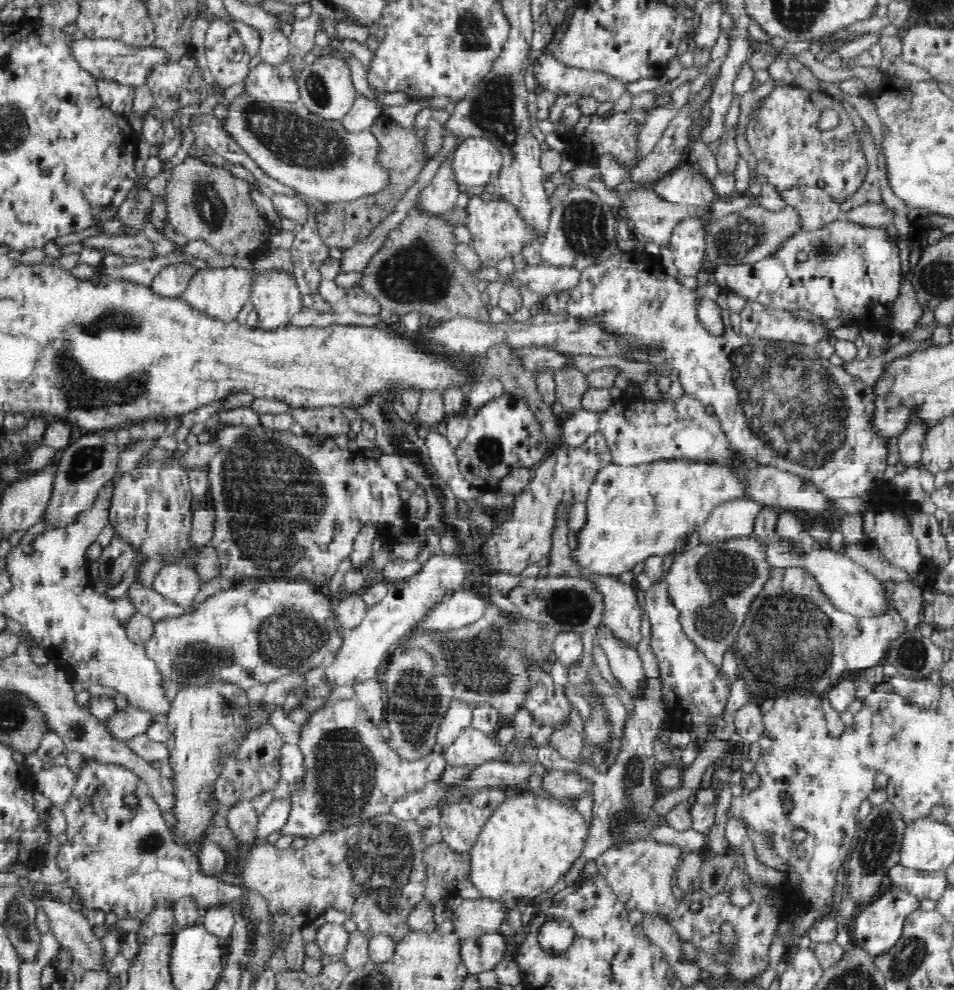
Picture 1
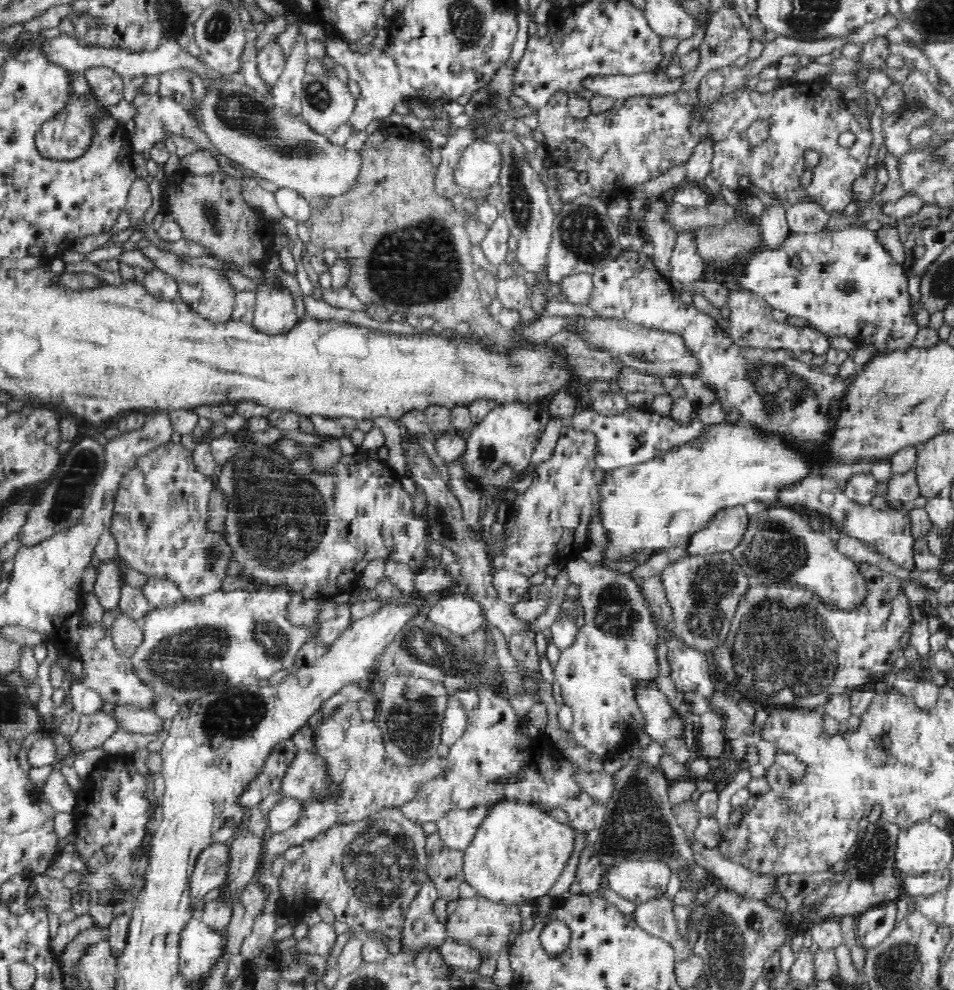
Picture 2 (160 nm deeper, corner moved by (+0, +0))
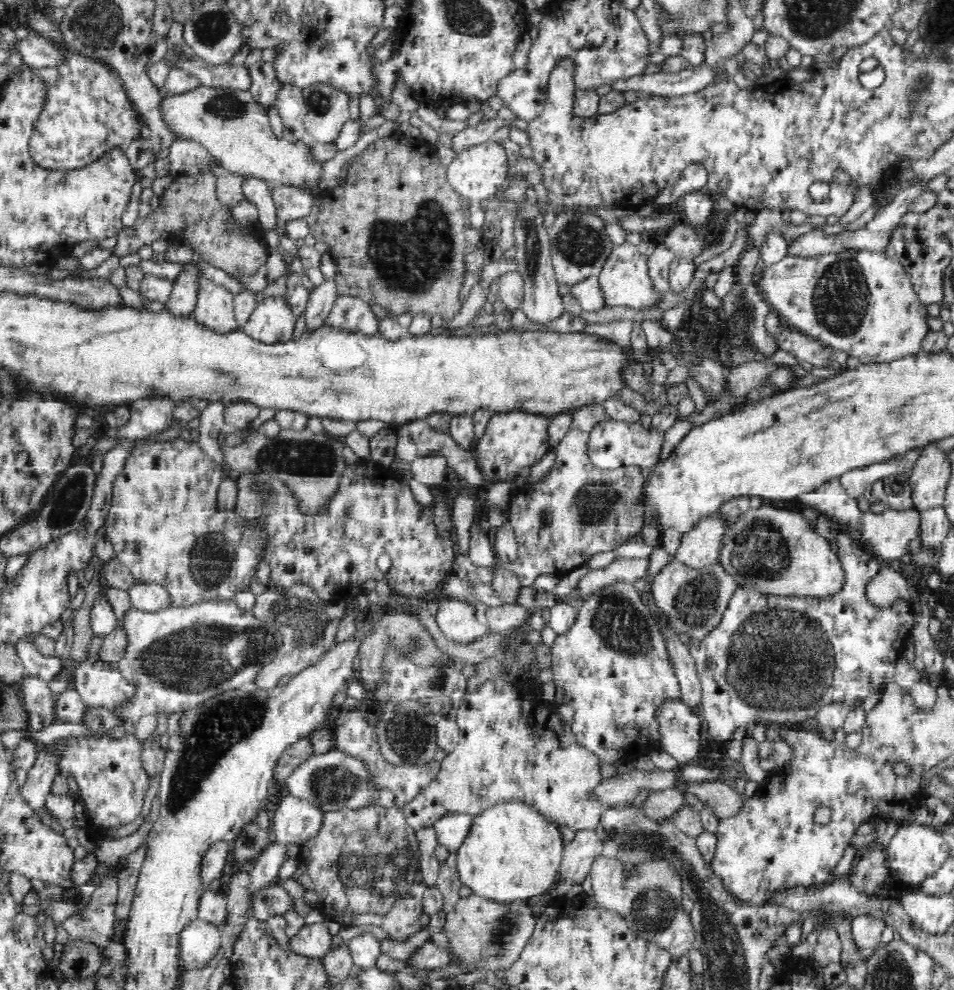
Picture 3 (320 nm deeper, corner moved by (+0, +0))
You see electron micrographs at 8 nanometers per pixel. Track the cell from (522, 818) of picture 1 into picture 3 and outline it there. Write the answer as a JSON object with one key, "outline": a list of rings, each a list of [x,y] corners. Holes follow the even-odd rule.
{"outline":[[[506,801],[492,805],[475,816],[470,834],[464,840],[464,845],[456,852],[457,870],[463,885],[477,896],[500,904],[528,902],[533,896],[543,896],[556,887],[564,848],[558,824],[549,821],[529,804]]]}

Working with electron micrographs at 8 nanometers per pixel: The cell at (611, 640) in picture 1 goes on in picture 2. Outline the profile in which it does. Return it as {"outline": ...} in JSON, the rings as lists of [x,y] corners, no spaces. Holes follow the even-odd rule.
{"outline":[[[634,679],[633,691],[644,720],[644,730],[654,741],[684,737],[686,722],[668,702],[652,679]]]}

